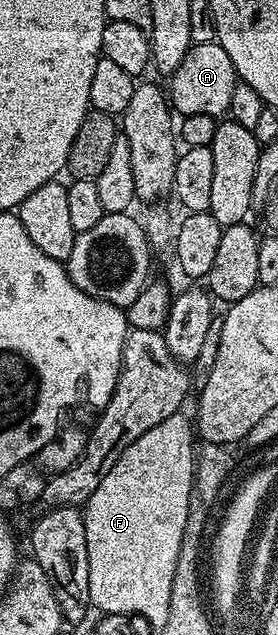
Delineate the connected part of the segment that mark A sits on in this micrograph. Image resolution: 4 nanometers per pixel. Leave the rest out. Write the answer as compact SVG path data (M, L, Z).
M215 40L194 42L187 56L183 56L183 64L179 64L179 68L168 75L167 82L167 97L178 115L206 114L215 119L228 115L231 96L239 85L231 56L227 56L227 52L223 52L223 48Z

